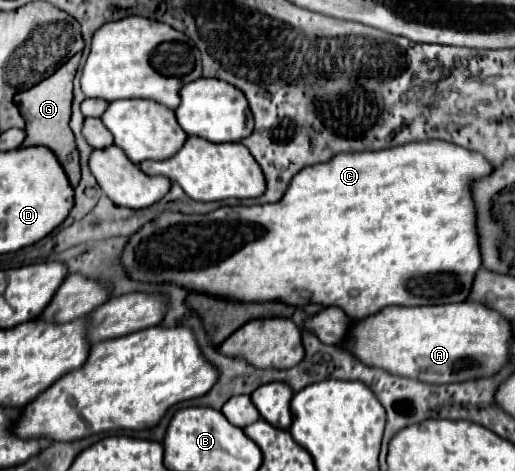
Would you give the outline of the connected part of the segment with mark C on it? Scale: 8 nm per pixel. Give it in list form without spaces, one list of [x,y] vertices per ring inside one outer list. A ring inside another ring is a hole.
[[[421,141],[421,143],[407,143],[391,149],[381,149],[381,151],[361,151],[361,153],[339,153],[335,159],[319,165],[311,165],[303,171],[299,171],[283,199],[279,203],[269,203],[269,205],[237,205],[237,207],[219,207],[211,213],[199,215],[199,213],[173,213],[165,211],[159,215],[159,219],[153,219],[151,223],[145,223],[135,231],[127,245],[123,247],[123,253],[119,257],[125,273],[133,281],[143,281],[143,283],[173,283],[177,287],[183,287],[185,291],[207,291],[207,295],[223,295],[225,299],[239,299],[243,303],[253,303],[259,299],[261,303],[267,303],[267,299],[283,299],[287,305],[293,307],[303,307],[309,303],[315,305],[335,305],[351,319],[363,319],[387,305],[441,305],[441,303],[459,303],[465,301],[475,273],[481,267],[481,255],[479,255],[479,237],[477,237],[477,227],[475,227],[475,205],[471,199],[471,183],[479,177],[485,177],[493,171],[491,163],[469,149],[463,149],[455,143],[447,141]]]

